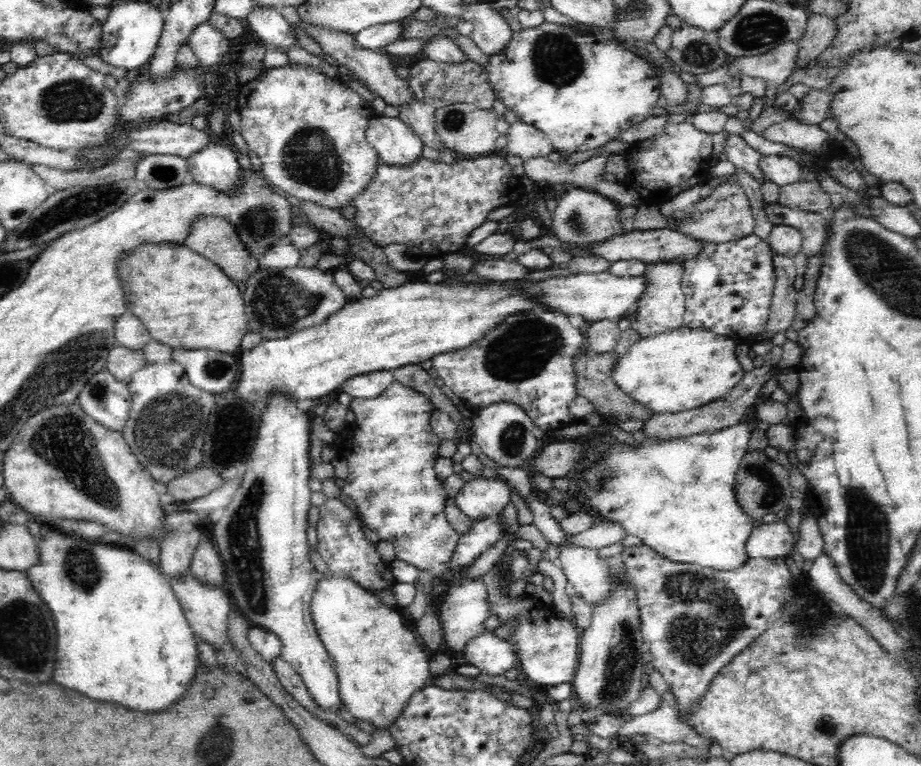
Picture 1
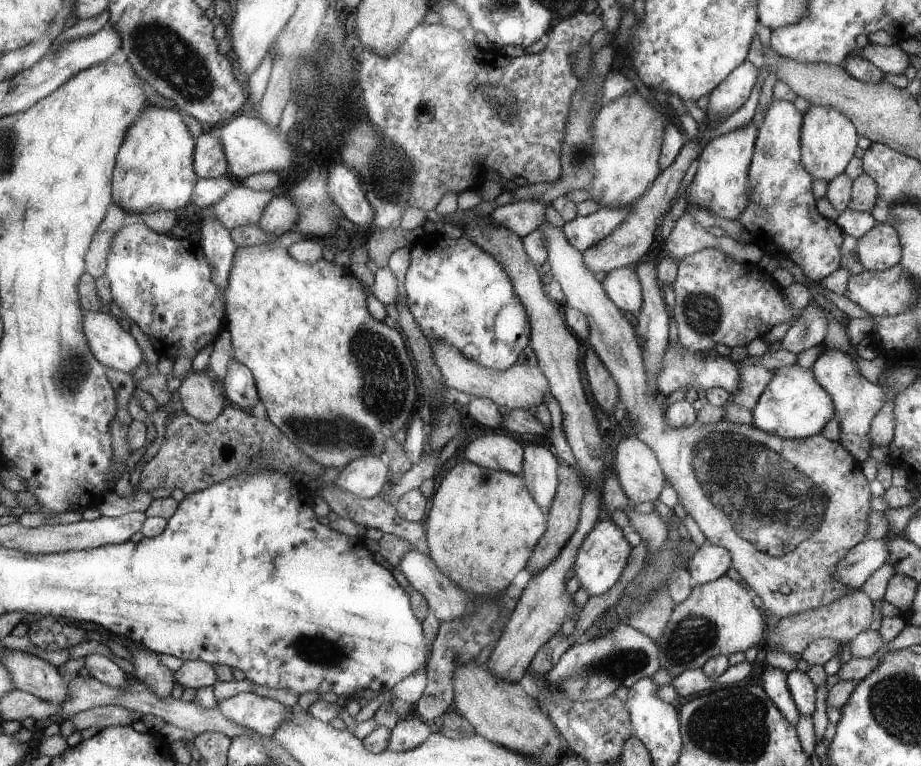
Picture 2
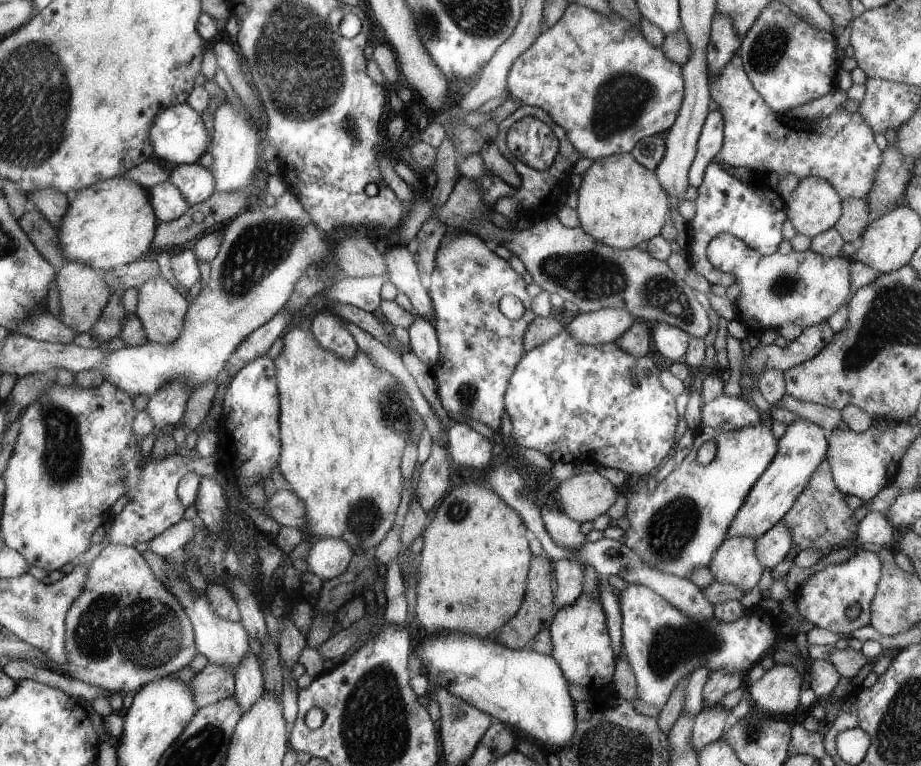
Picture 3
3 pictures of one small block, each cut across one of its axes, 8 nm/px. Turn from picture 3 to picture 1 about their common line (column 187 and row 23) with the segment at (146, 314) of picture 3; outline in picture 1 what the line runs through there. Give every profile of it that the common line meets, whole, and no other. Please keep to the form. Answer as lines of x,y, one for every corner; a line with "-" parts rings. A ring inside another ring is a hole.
300,21
297,25
306,35
318,42
319,48
322,49
325,55
330,54
334,60
338,60
338,65
346,64
352,78
358,80
362,85
367,86
368,90
374,93
374,96
381,96
388,105
402,108
406,104
412,104
413,100
416,99
413,90
409,87
407,79
400,78
395,73
388,55
378,54
378,50
374,51
361,48
357,44
357,38
354,33
338,32
336,29
309,24
306,21

